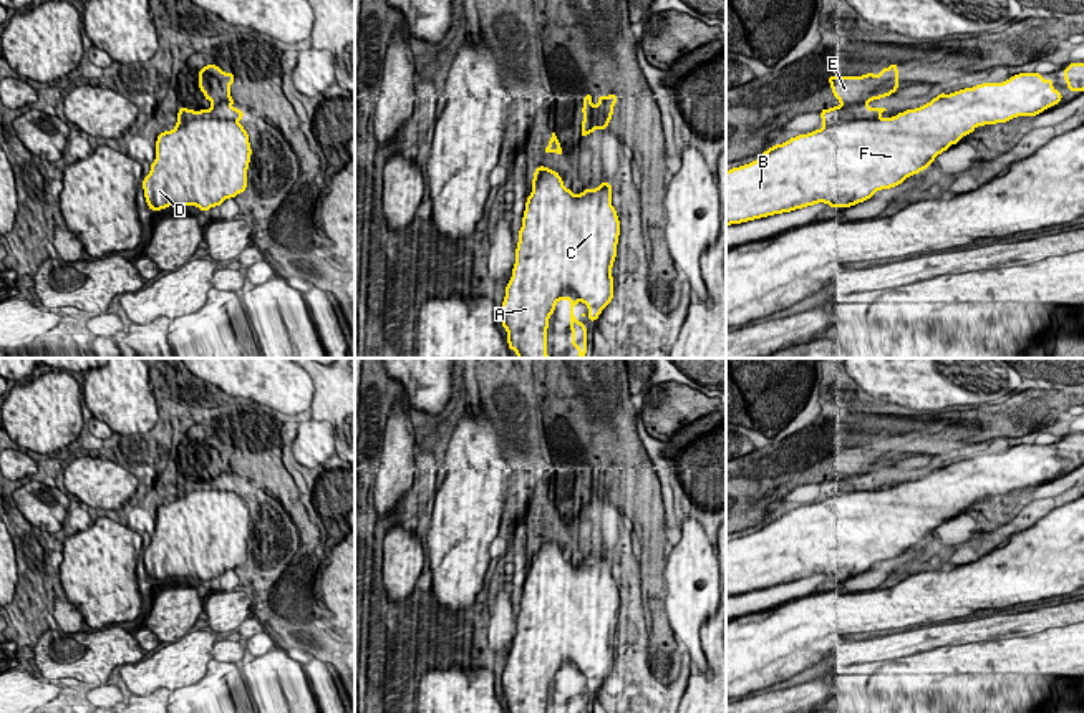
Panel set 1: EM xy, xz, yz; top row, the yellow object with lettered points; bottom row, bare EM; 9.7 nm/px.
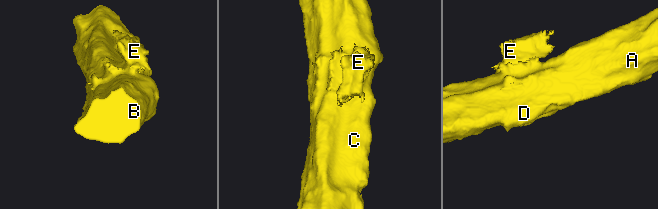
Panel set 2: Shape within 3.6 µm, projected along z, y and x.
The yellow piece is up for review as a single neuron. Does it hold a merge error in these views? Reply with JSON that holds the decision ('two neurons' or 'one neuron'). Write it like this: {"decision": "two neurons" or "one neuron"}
{"decision": "one neuron"}

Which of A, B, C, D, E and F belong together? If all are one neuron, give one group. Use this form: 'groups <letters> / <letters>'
groups A B C D E F

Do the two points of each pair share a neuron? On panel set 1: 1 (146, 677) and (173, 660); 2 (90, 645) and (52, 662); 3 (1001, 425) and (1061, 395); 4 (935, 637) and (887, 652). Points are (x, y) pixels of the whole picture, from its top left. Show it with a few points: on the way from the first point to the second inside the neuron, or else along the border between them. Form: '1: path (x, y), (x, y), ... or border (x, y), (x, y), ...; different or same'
1: path (153, 674), (166, 667); same
2: path (80, 650), (75, 655), (62, 655); same
3: path (1016, 417), (1046, 403); same
4: path (924, 639), (899, 645); same

